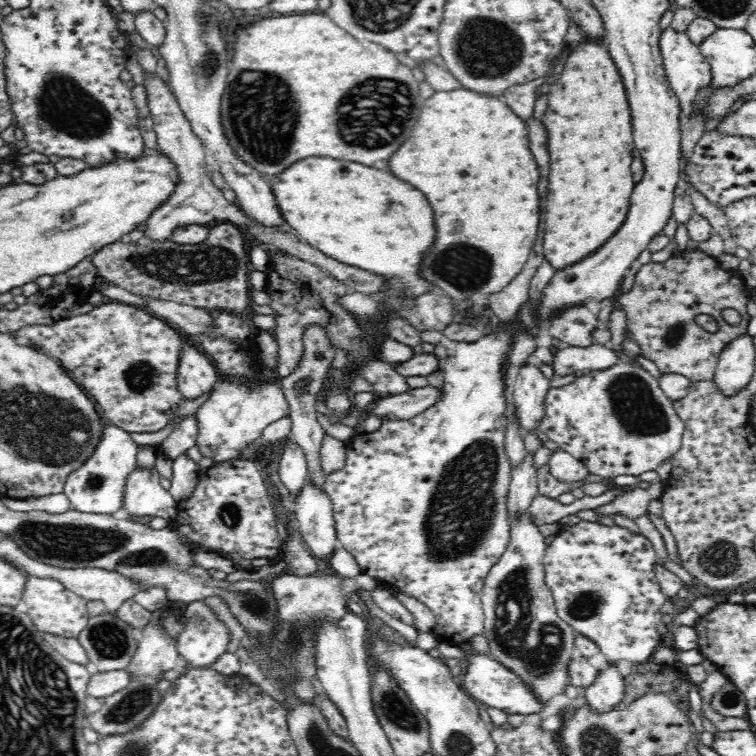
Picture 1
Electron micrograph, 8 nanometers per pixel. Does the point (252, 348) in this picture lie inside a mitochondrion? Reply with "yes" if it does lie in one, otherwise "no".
no

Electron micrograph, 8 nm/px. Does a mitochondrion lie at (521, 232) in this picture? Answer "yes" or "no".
no

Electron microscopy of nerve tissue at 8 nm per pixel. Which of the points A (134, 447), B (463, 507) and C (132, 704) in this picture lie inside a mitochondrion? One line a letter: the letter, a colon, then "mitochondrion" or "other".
A: other
B: mitochondrion
C: mitochondrion

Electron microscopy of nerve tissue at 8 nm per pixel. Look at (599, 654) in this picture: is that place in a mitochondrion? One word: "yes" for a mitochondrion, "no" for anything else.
no

